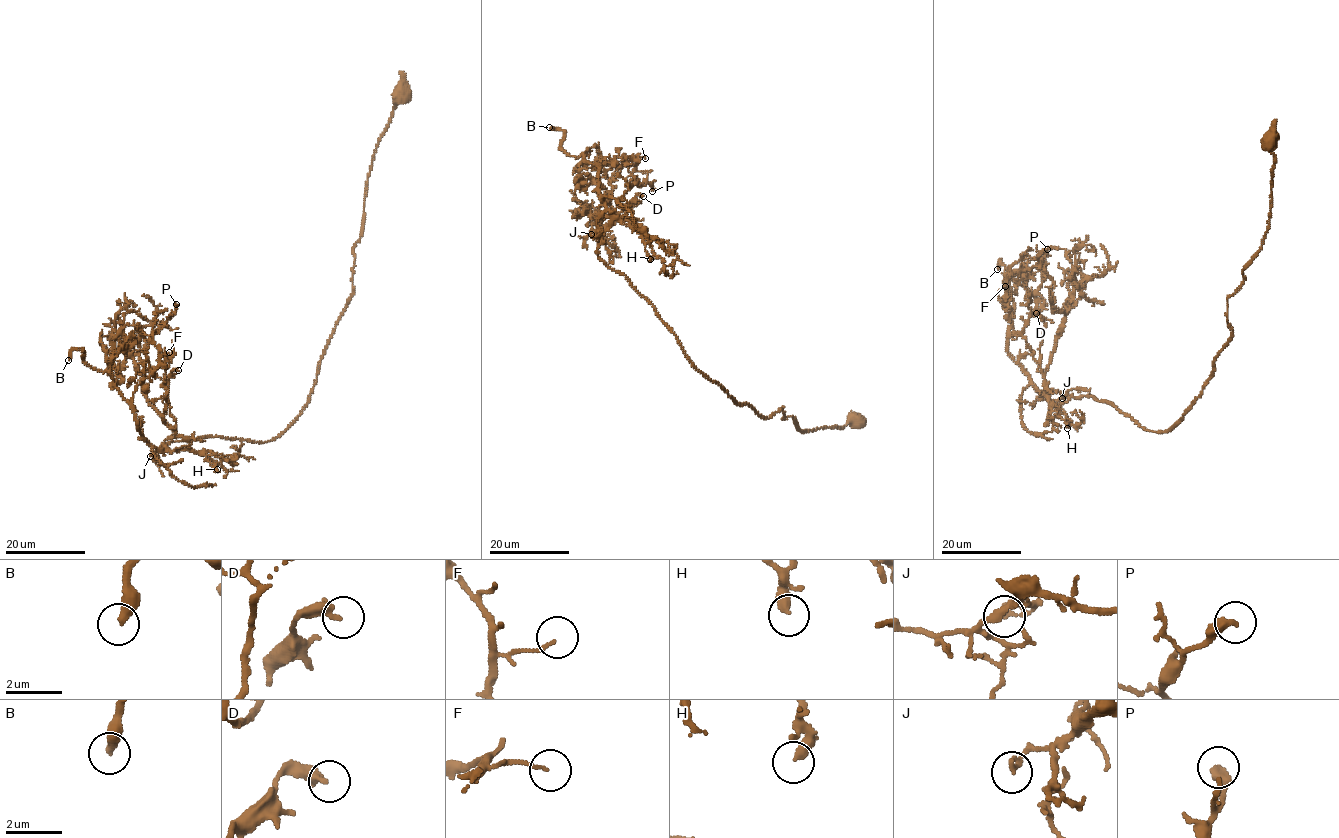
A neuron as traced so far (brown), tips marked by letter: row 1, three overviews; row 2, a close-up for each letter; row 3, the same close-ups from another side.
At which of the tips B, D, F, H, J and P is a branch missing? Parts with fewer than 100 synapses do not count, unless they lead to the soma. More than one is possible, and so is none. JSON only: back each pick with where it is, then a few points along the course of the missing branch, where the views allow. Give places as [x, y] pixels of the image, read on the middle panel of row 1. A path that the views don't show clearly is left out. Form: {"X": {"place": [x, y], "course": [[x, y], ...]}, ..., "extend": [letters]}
{"B": {"place": [549, 127], "course": [[549, 127], [549, 124], [585, 128], [585, 116], [564, 94], [563, 85], [554, 80], [545, 102], [530, 85]]}, "extend": ["B"]}

